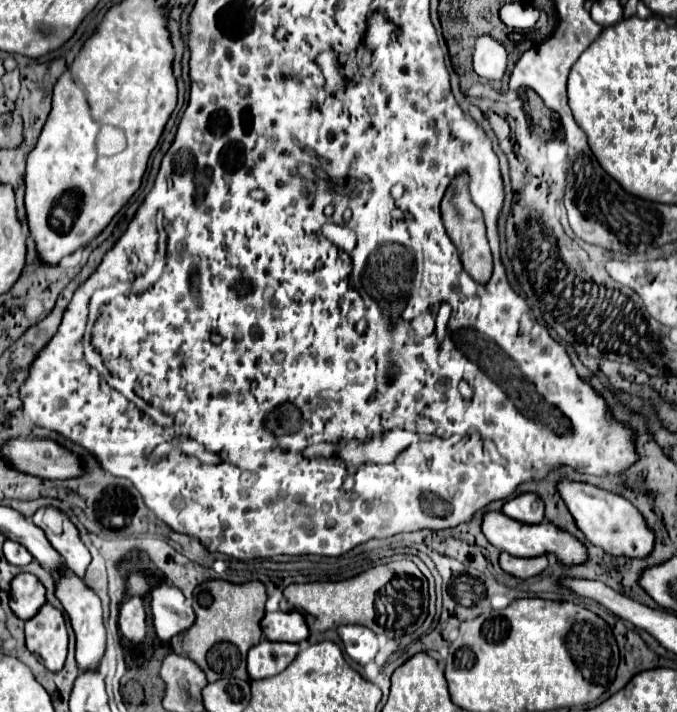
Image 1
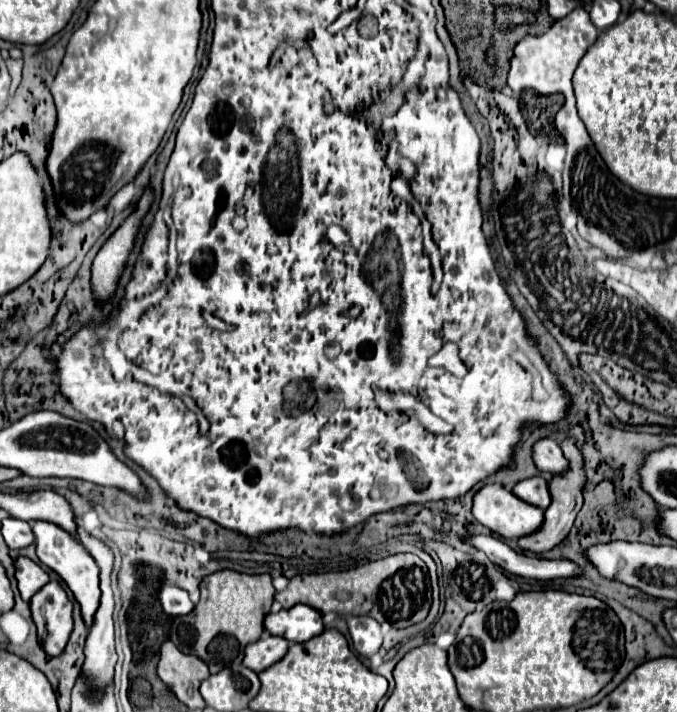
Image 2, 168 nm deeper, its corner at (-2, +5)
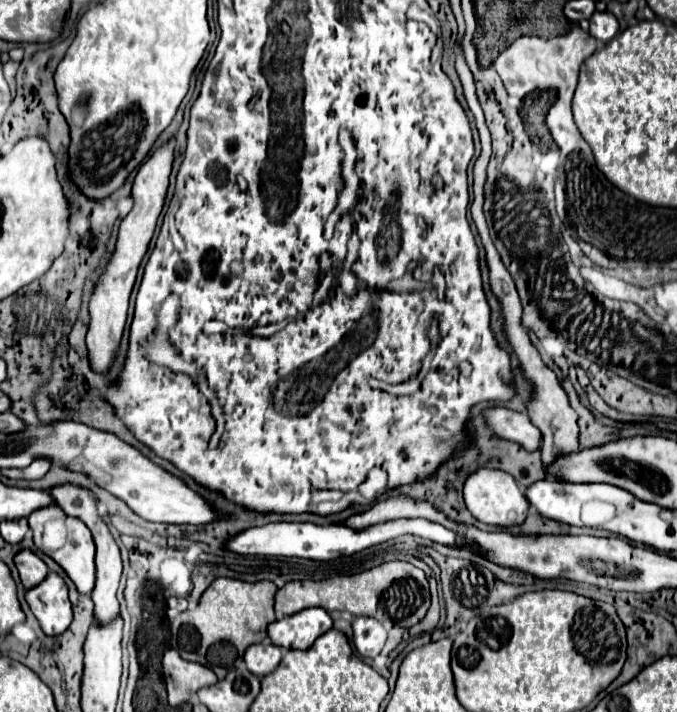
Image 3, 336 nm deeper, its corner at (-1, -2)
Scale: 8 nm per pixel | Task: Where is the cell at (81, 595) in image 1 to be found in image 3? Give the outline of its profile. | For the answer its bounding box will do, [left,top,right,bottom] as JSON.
[29,505,95,595]

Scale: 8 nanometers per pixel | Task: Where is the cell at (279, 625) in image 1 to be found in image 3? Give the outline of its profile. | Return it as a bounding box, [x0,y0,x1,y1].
[267,607,333,649]

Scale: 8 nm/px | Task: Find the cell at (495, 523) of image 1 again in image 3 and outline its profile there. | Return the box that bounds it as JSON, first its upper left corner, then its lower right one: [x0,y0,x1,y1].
[463,469,529,529]

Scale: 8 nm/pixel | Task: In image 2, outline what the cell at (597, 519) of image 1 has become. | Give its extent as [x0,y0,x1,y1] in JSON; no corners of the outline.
[532,438,566,474]

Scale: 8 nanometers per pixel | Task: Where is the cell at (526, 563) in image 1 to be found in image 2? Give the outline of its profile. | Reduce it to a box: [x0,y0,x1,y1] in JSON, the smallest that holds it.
[518,438,586,552]

